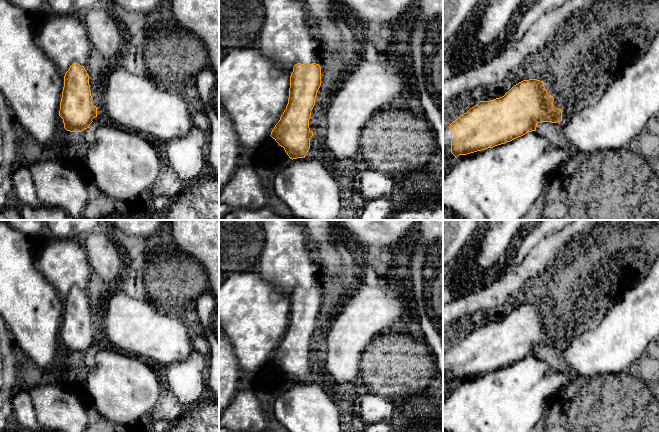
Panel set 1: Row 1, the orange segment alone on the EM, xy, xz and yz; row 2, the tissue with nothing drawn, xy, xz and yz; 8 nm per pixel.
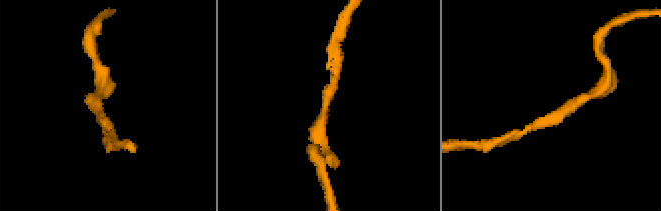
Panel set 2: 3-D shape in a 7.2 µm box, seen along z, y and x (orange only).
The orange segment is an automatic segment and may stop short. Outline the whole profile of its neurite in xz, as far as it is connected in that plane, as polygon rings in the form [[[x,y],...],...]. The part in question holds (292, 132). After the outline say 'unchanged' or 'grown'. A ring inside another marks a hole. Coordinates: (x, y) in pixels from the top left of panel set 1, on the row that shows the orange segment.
[[[319,64],[294,65],[288,104],[270,135],[292,160],[305,158],[310,149],[313,132],[309,128],[309,119],[321,82]]] | unchanged

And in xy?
[[[73,63],[64,76],[64,87],[60,102],[59,116],[63,119],[64,128],[70,132],[82,132],[89,128],[97,117],[97,107],[92,105],[92,96],[89,85],[89,75],[84,66]]] | unchanged

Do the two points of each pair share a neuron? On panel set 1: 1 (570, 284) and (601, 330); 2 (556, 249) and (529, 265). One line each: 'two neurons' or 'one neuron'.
1: two neurons
2: one neuron

